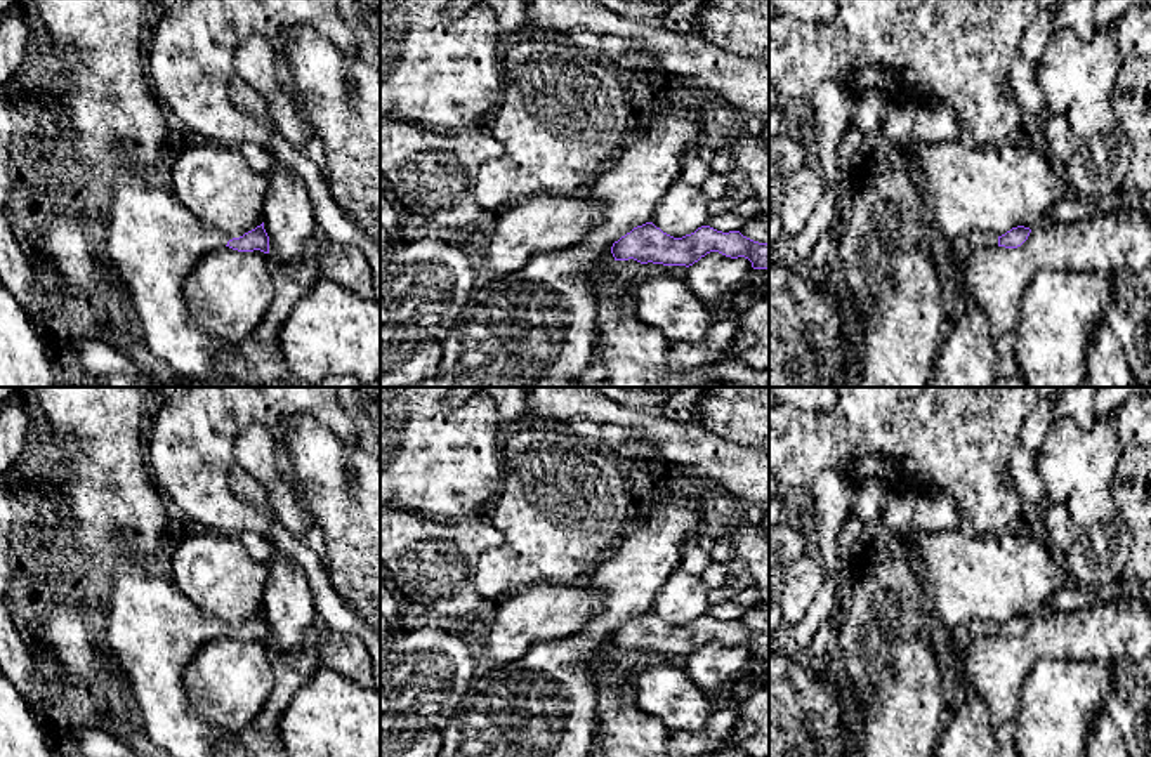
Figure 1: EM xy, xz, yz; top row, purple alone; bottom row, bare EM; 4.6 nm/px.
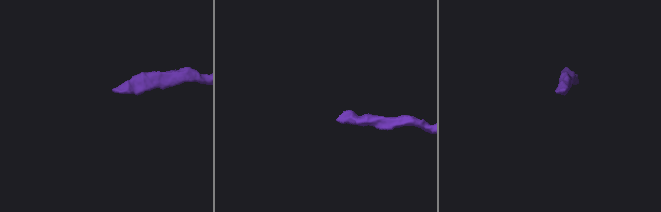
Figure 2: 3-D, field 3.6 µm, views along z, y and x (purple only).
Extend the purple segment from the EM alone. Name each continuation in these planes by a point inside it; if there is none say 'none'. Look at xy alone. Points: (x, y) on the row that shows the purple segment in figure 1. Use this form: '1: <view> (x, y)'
1: xy (153, 242)

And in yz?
1: yz (976, 240)

